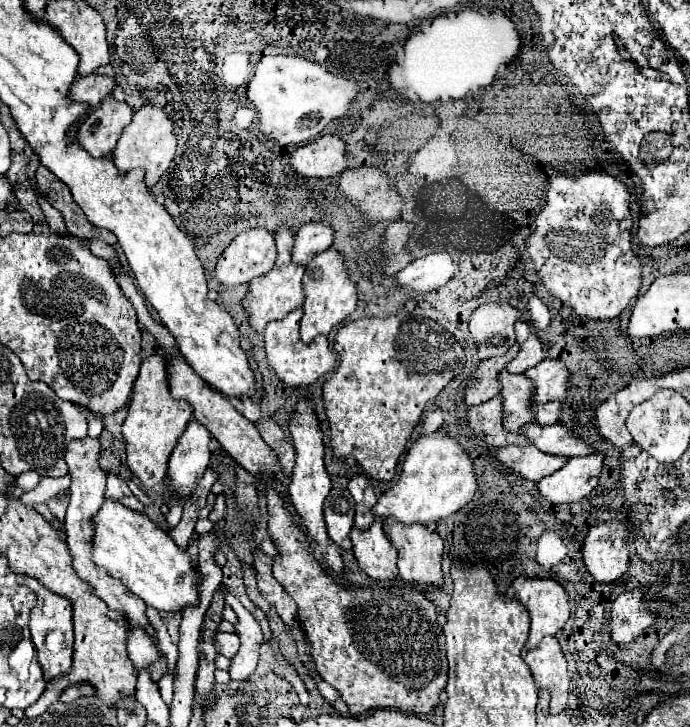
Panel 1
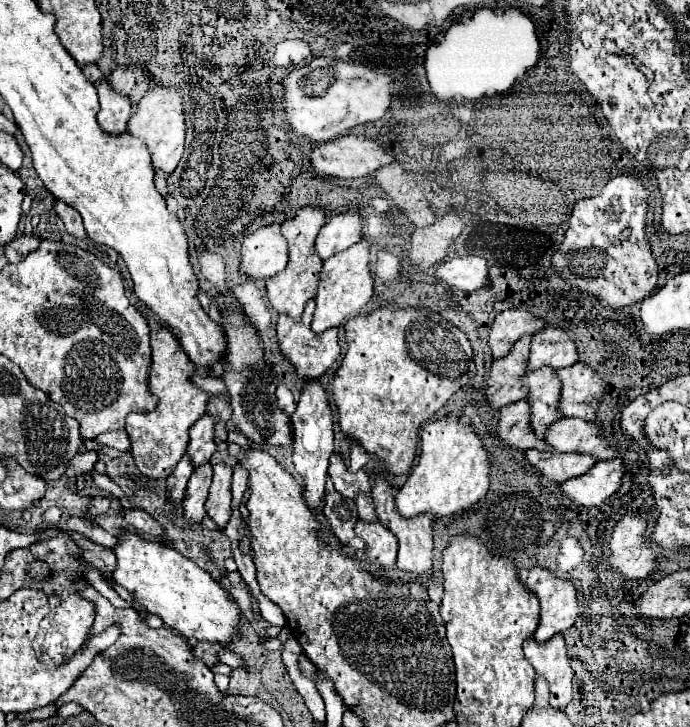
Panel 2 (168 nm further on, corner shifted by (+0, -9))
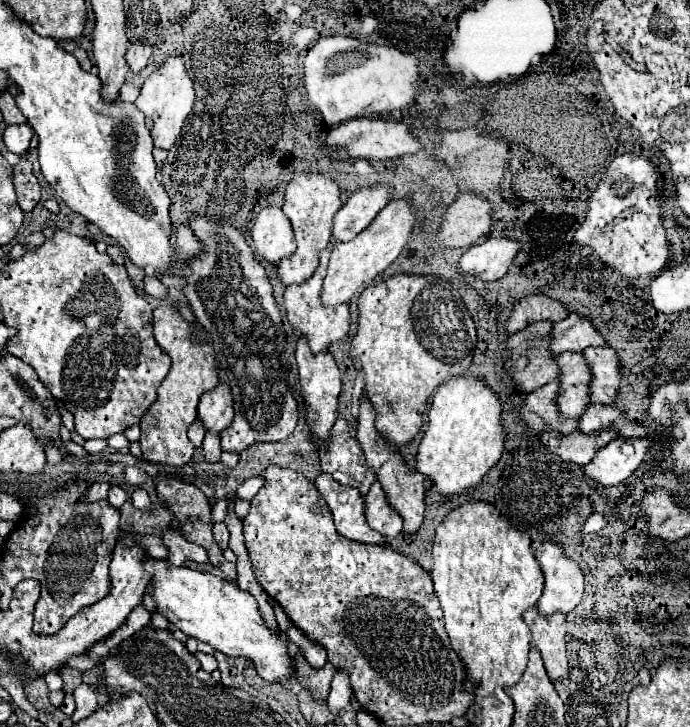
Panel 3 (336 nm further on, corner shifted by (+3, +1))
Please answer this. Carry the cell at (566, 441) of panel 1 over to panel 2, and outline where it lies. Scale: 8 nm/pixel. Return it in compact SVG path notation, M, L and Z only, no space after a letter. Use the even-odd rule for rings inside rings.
M561 418L547 430L545 440L557 452L595 454L599 460L617 456L617 450L603 438L601 428L581 418Z

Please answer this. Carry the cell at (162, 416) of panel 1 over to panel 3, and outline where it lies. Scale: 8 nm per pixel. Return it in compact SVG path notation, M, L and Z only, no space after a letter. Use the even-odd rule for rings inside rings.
M162 304L154 310L154 338L162 352L166 352L172 360L172 368L168 376L162 380L158 388L158 398L148 408L148 412L140 418L140 450L142 450L142 460L146 462L156 462L156 464L170 464L170 466L182 466L192 460L194 446L186 436L188 426L196 420L196 406L198 400L204 392L210 392L218 384L216 376L216 366L218 362L214 360L214 348L212 344L196 346L190 340L192 328L190 324L178 314L174 306Z

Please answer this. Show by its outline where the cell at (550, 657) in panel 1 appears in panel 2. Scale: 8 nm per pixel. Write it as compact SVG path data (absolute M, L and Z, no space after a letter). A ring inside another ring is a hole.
M555 634L543 644L537 644L531 636L523 642L523 652L535 672L547 678L551 686L551 706L565 708L571 702L573 670L569 666L563 634Z

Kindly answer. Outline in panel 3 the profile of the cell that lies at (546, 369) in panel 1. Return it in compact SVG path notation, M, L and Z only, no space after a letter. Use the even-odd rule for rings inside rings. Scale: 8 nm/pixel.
M600 346L582 350L582 356L592 372L588 388L590 404L612 404L620 386L616 352L610 346Z

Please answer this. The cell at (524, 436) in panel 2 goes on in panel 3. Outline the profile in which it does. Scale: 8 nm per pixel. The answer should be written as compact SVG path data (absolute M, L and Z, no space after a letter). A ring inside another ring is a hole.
M558 382L544 384L536 388L530 394L522 396L520 404L520 416L530 428L546 428L550 426L552 430L558 430L562 434L570 434L576 430L576 420L566 420L558 414L556 408L556 398L558 394Z

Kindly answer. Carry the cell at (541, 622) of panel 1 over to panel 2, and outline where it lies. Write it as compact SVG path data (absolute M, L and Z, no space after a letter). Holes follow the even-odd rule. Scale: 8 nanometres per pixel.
M533 566L527 576L531 588L541 602L541 620L533 634L537 642L545 642L557 632L569 630L577 620L577 590L569 580L555 576L543 566Z

